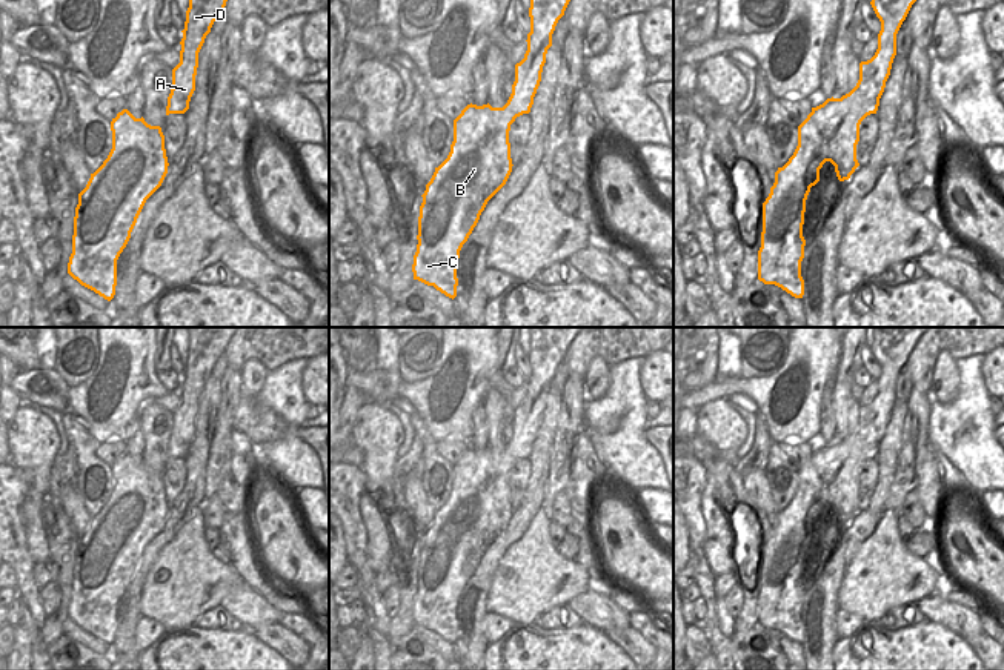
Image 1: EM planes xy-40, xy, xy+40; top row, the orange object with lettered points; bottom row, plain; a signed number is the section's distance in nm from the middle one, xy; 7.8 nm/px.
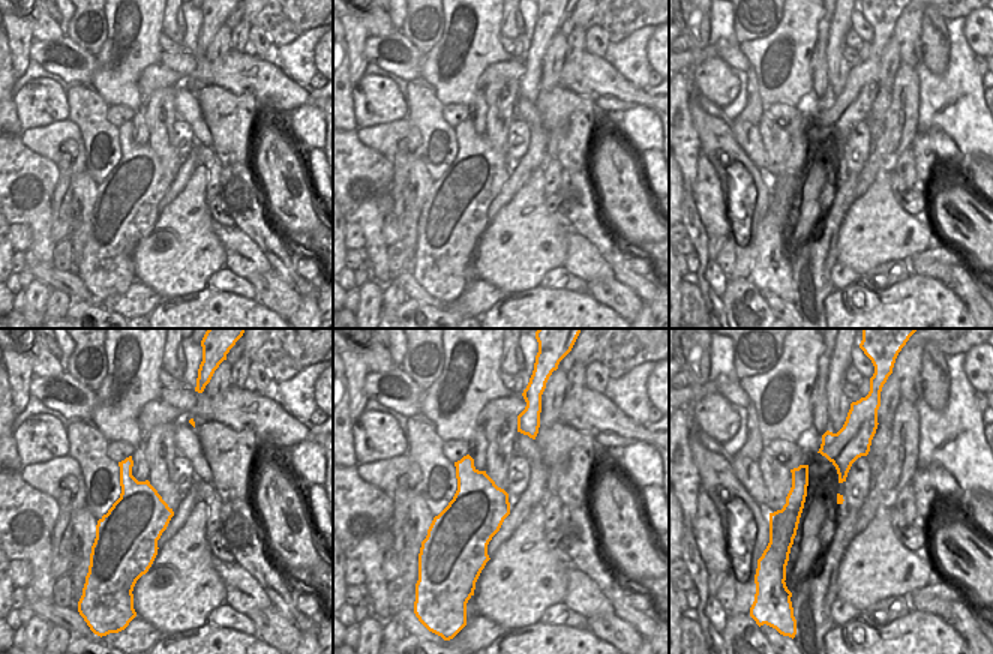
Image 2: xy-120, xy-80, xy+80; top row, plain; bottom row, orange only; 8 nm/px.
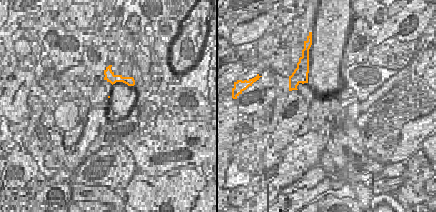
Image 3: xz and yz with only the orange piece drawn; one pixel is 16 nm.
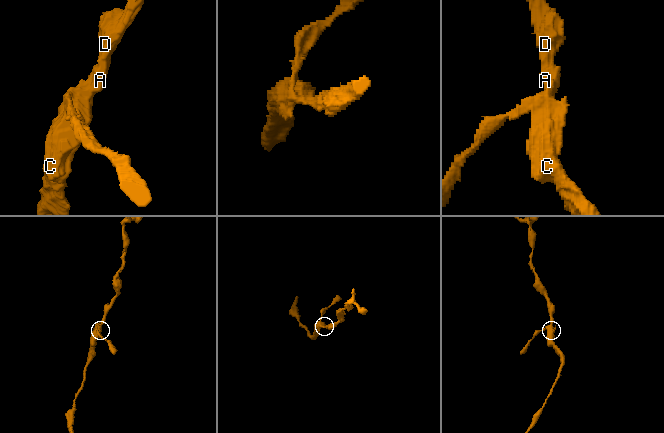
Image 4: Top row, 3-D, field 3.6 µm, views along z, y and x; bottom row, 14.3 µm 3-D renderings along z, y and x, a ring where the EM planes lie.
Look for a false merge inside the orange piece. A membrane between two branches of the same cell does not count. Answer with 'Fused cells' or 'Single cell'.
Single cell

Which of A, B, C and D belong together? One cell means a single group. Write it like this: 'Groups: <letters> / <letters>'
Groups: A B C D

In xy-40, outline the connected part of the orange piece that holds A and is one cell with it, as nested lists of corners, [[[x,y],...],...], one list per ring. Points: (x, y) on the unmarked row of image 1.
[[[186,327],[186,330],[189,333],[189,352],[181,375],[180,407],[172,413],[172,433],[168,441],[166,459],[185,458],[189,453],[195,435],[198,396],[237,327]]]

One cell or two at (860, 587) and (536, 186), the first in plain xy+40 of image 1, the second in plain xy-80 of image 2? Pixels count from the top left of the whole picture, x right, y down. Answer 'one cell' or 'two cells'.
one cell

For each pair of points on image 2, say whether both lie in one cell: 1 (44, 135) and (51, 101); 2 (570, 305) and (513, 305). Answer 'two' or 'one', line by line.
1: two
2: one

